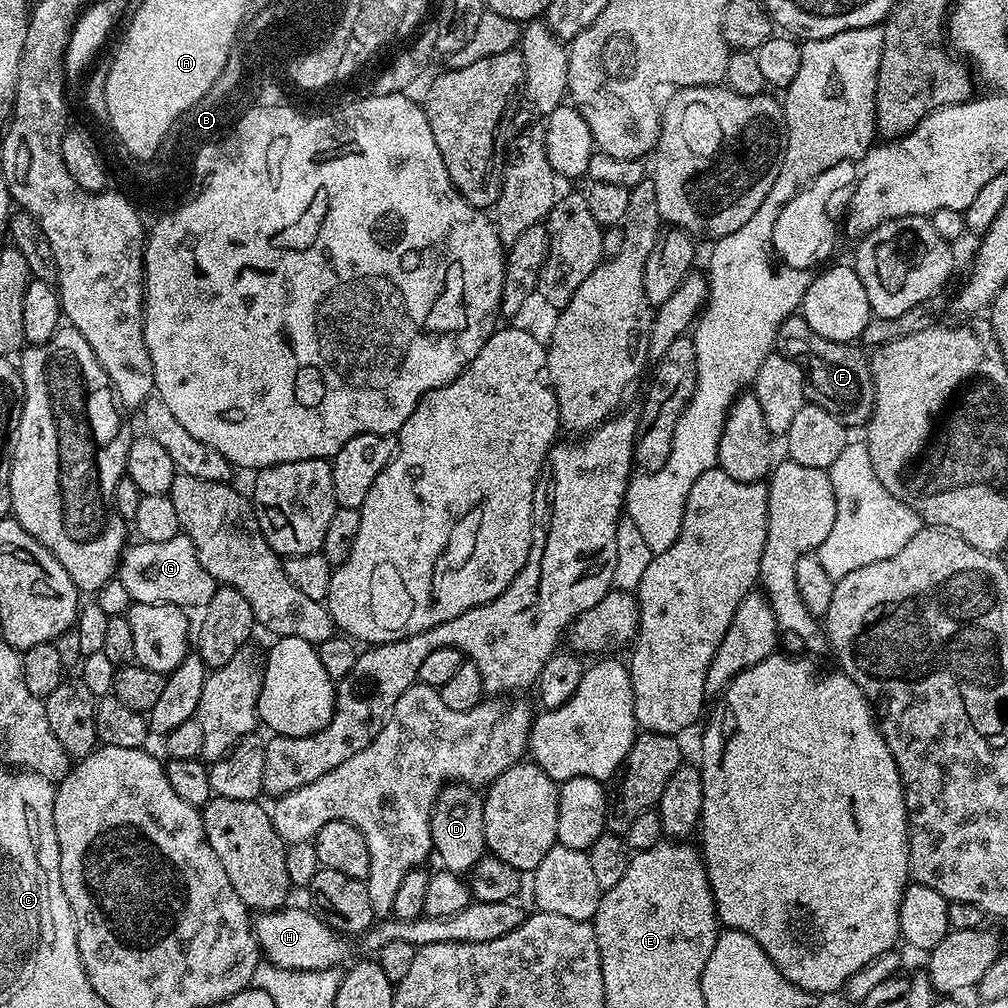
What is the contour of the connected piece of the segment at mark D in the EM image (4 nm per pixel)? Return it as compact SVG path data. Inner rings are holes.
M449 782L440 789L430 818L432 846L440 855L443 871L468 874L486 855L484 843L484 798L473 785Z

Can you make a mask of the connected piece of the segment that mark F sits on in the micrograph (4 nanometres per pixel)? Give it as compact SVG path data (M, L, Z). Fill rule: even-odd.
M803 315L787 316L776 331L775 351L794 361L806 374L806 392L811 403L822 406L849 430L863 429L876 405L876 391L869 357L855 343L834 342L814 334Z

